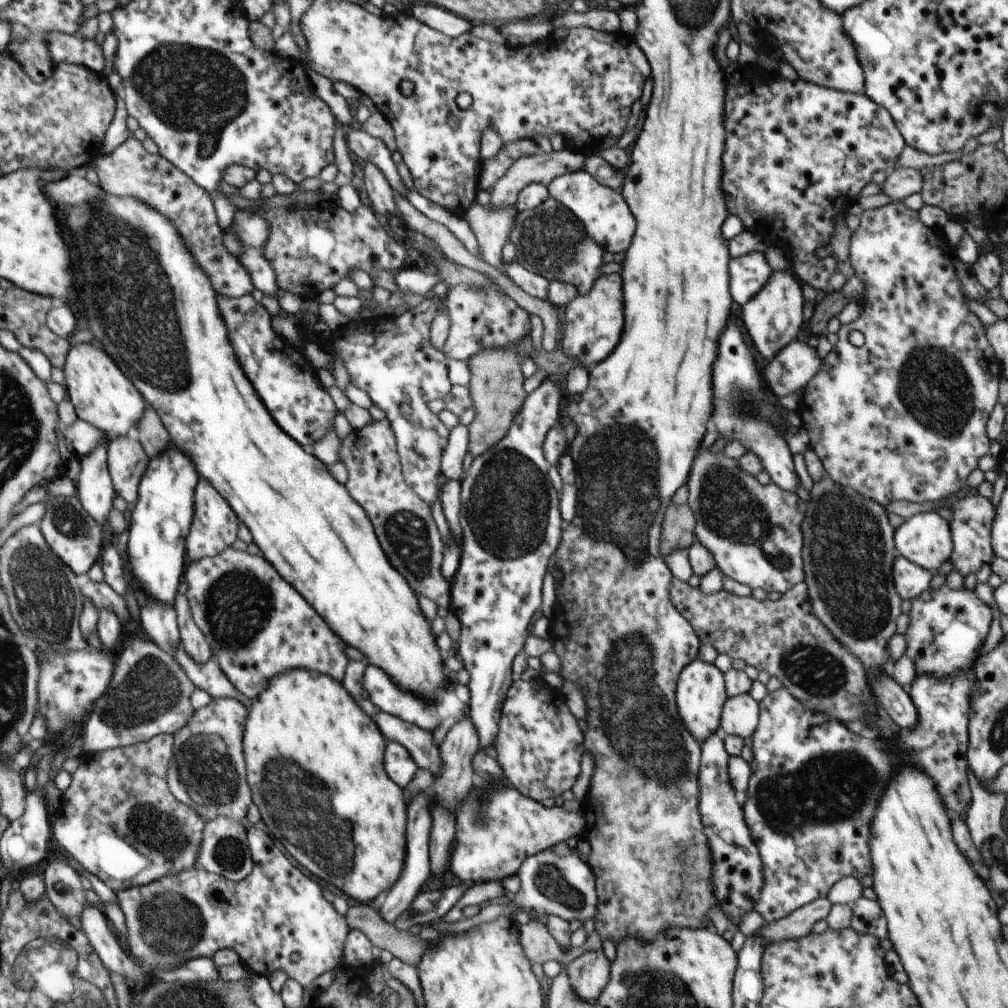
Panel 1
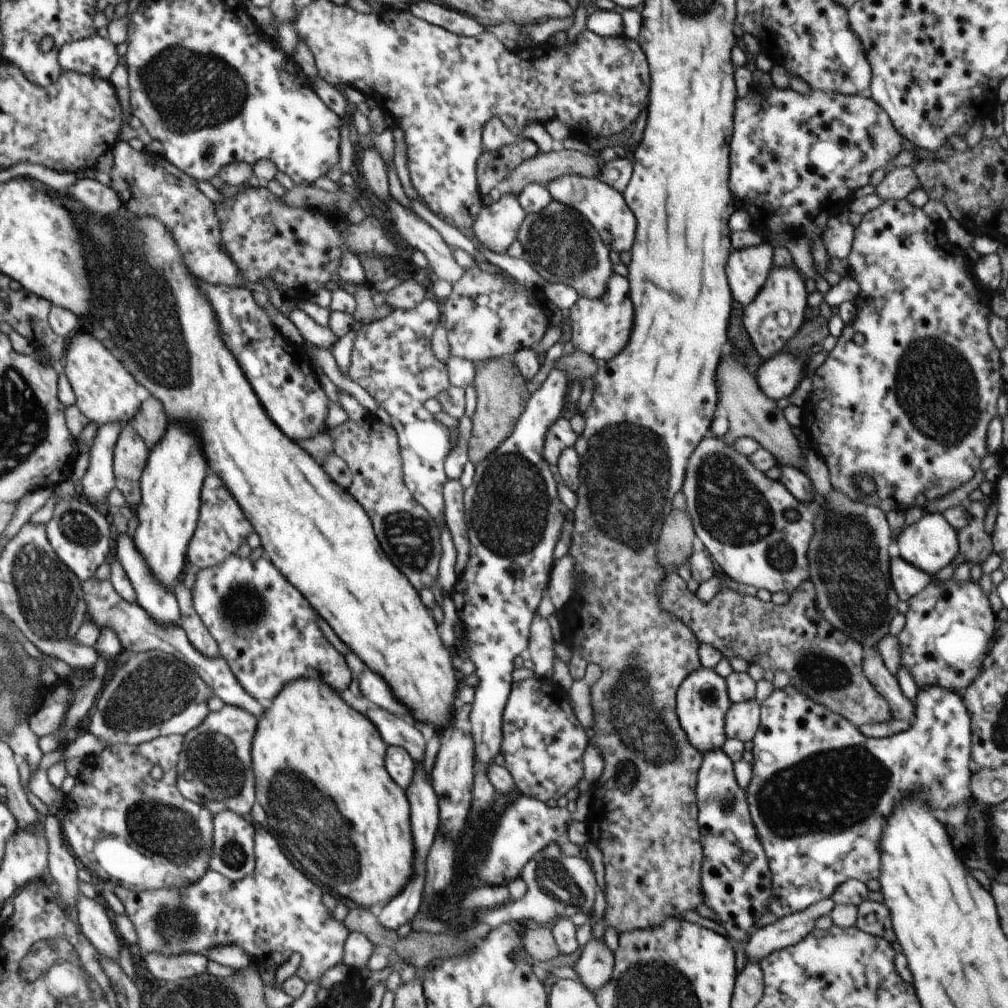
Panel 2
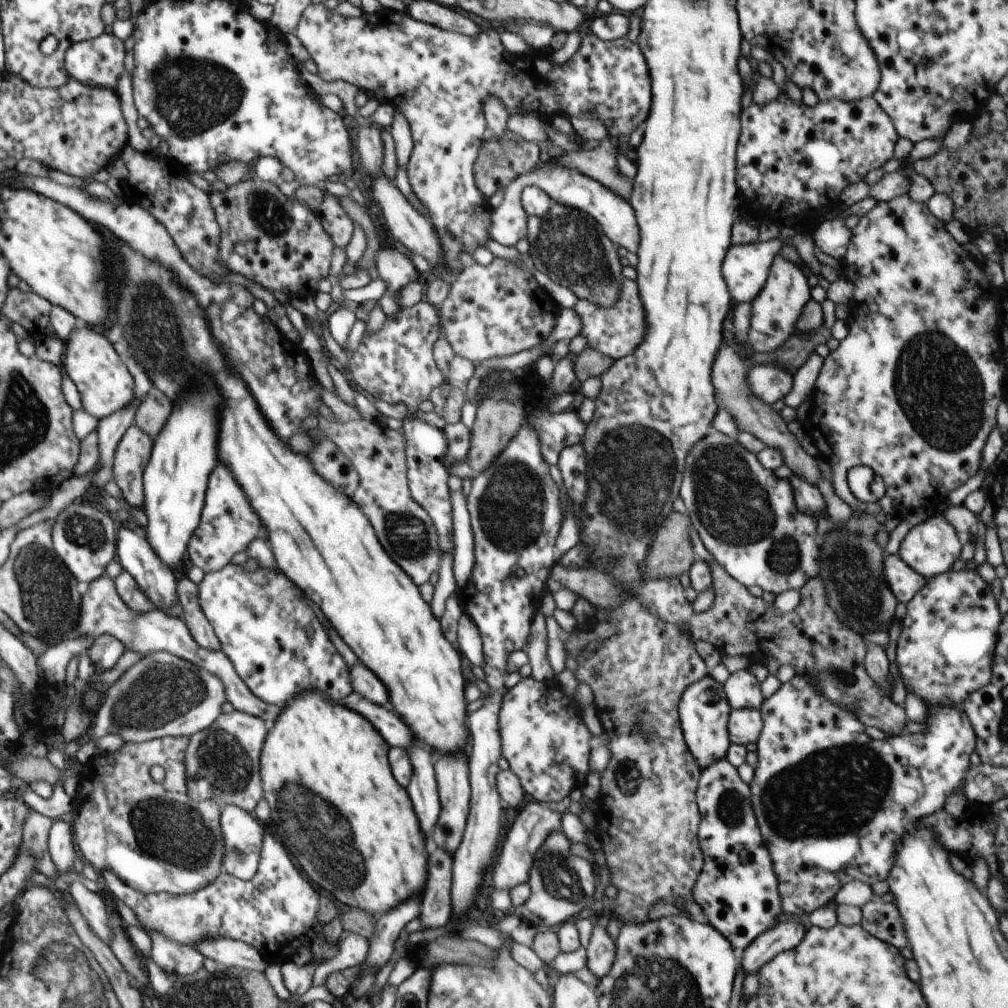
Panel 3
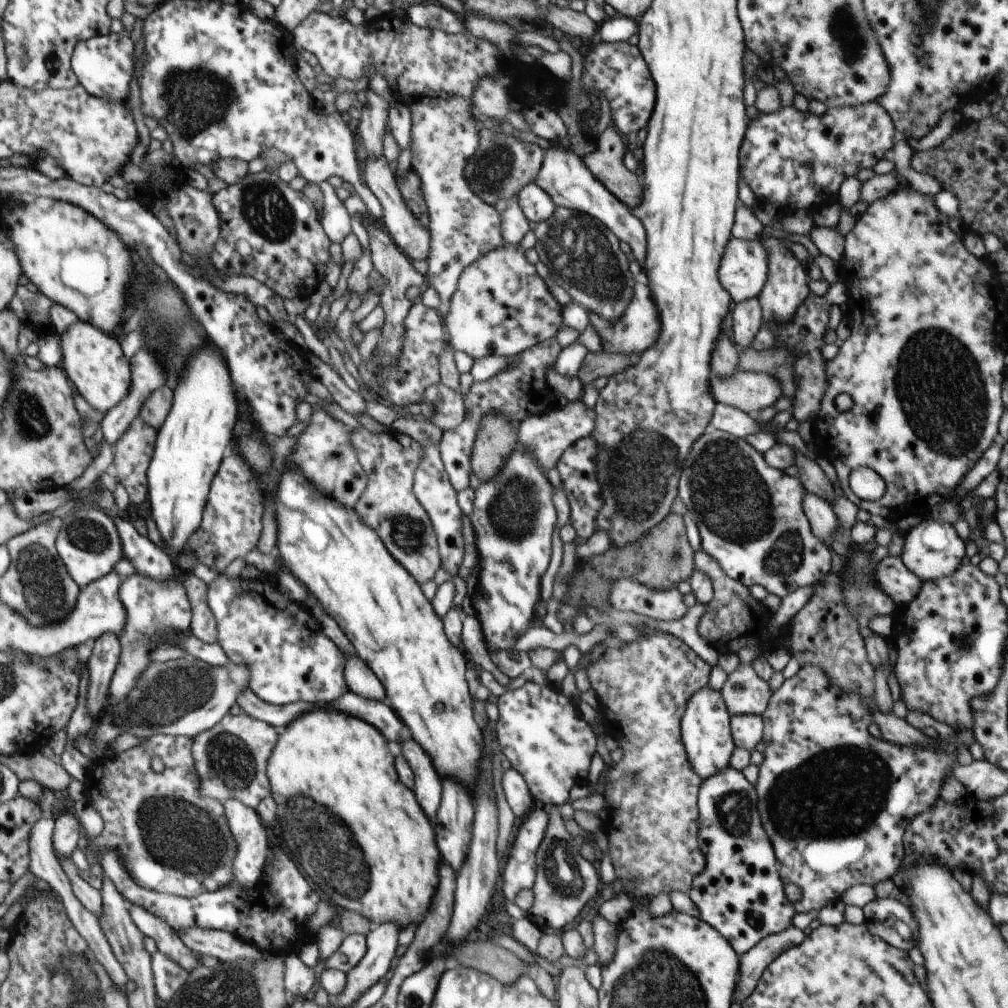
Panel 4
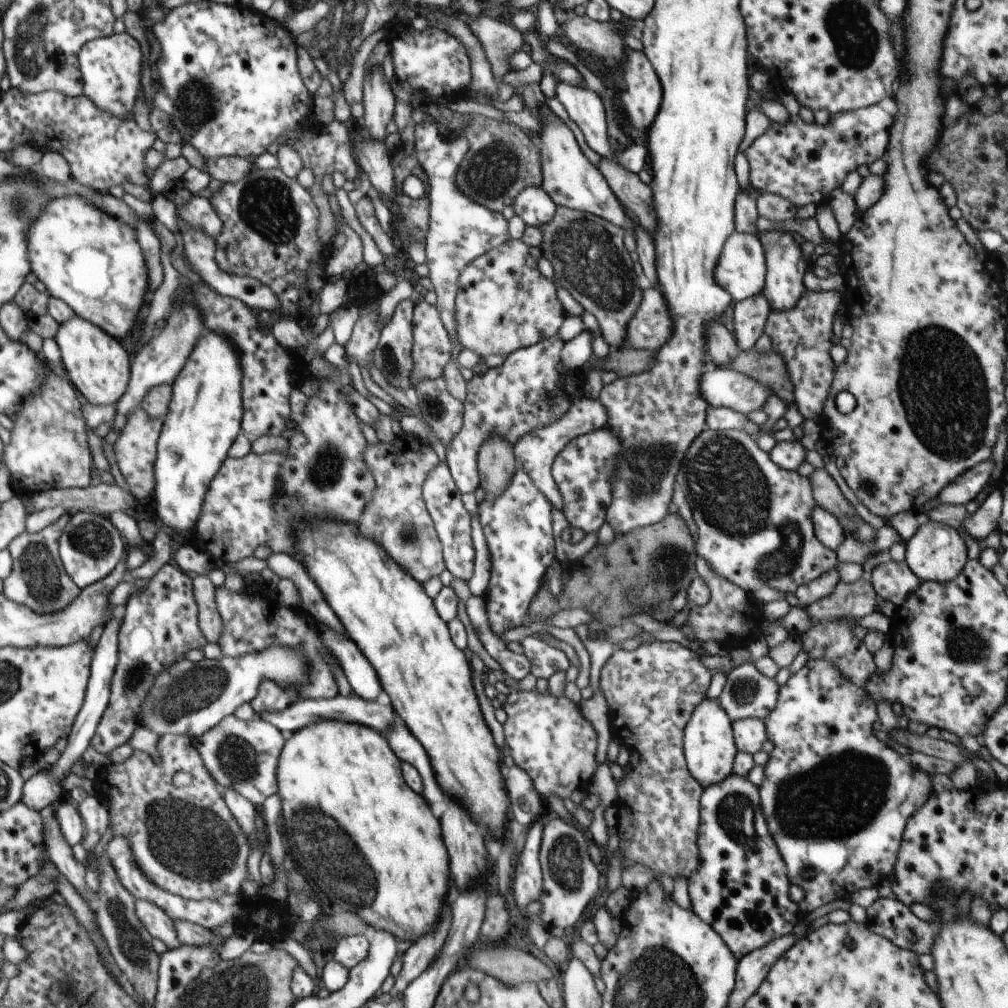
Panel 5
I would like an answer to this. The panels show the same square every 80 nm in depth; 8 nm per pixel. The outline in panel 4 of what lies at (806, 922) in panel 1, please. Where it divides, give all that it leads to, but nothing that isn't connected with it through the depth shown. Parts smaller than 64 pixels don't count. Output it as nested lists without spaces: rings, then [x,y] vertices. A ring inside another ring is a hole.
[[[790,926],[782,932],[763,938],[745,952],[739,959],[739,979],[734,1000],[742,1004],[755,991],[768,965],[789,948],[799,945],[806,937],[803,930]]]

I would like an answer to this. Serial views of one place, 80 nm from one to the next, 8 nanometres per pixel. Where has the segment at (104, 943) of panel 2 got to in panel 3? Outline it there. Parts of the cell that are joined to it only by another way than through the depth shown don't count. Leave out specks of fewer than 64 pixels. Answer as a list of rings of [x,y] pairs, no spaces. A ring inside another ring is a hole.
[[[79,880],[69,886],[69,893],[72,895],[77,907],[82,911],[84,918],[91,926],[93,933],[106,944],[111,945],[111,928],[109,925],[109,914],[100,892],[89,890]]]

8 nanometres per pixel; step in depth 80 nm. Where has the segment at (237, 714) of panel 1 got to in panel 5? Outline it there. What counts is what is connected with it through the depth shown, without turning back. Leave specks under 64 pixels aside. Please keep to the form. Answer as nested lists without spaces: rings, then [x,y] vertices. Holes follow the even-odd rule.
[[[256,714],[250,720],[228,715],[194,743],[207,771],[222,790],[234,790],[258,808],[270,795],[279,792],[277,768],[285,740],[279,728]]]

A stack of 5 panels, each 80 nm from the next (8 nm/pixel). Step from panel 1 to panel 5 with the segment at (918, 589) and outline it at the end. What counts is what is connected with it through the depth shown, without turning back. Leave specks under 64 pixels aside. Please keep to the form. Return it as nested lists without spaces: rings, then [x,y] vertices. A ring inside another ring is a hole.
[[[891,560],[880,563],[871,573],[871,583],[878,598],[884,602],[890,601],[896,607],[903,605],[921,585],[921,580],[910,570],[906,562]]]

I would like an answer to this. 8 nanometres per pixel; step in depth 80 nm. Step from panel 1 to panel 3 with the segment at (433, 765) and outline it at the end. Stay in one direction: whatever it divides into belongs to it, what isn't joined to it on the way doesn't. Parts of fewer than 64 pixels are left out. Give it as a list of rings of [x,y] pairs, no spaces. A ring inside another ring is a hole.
[[[360,700],[356,704],[350,704],[348,708],[352,708],[354,712],[360,712],[364,718],[368,718],[376,730],[380,730],[382,738],[390,744],[390,746],[410,746],[412,742],[412,732],[408,730],[408,726],[390,710],[370,702],[370,700]]]

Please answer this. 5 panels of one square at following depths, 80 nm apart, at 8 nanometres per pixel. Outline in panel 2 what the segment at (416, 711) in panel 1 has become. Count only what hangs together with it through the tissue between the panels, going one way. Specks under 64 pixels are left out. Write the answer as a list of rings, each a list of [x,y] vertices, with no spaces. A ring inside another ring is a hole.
[[[366,668],[366,672],[362,672],[362,674],[358,676],[358,688],[360,688],[362,694],[364,694],[370,702],[374,702],[376,706],[386,708],[388,712],[396,712],[396,714],[400,714],[400,716],[408,716],[408,710],[394,698],[394,694],[392,694],[392,690],[388,688],[388,684],[384,682],[384,678],[378,676],[378,674],[374,674],[372,670]]]

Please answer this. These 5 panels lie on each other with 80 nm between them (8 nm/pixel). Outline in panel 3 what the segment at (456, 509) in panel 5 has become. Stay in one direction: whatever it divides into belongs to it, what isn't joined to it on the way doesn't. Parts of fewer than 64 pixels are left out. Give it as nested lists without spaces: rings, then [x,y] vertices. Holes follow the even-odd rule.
[[[419,419],[403,422],[402,434],[405,436],[407,447],[408,486],[412,498],[430,515],[438,533],[438,542],[442,556],[452,553],[454,548],[453,506],[448,486],[448,470],[443,458],[447,451],[447,440],[443,429],[438,429]]]

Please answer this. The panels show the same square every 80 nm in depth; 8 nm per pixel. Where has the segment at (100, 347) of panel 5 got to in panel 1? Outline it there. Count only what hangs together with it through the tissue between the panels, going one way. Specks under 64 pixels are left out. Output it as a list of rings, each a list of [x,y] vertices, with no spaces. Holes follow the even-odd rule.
[[[86,343],[72,345],[67,354],[66,366],[62,369],[65,372],[68,399],[78,417],[96,425],[110,440],[126,436],[128,430],[142,420],[146,405],[141,392],[103,348]]]

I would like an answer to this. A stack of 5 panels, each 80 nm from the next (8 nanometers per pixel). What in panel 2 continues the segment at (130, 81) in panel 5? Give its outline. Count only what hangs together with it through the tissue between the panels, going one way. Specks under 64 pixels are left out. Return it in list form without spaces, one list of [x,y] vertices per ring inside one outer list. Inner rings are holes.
[[[98,34],[88,38],[74,38],[72,43],[62,45],[58,51],[58,59],[64,71],[74,71],[81,75],[90,75],[104,80],[110,78],[112,70],[118,64],[118,54],[116,54],[114,42],[108,38],[102,38]]]

